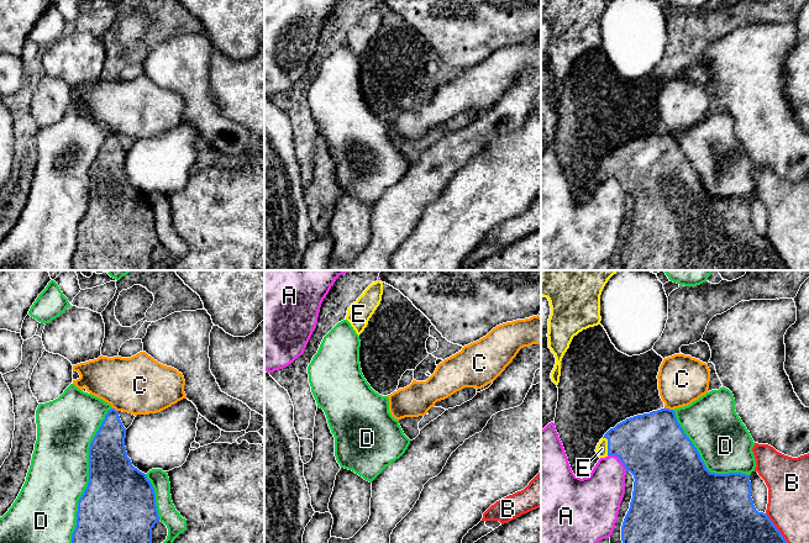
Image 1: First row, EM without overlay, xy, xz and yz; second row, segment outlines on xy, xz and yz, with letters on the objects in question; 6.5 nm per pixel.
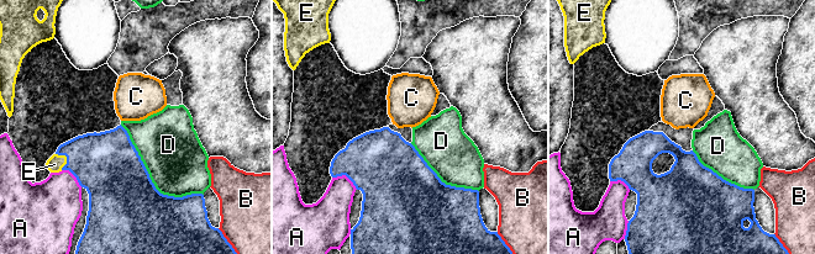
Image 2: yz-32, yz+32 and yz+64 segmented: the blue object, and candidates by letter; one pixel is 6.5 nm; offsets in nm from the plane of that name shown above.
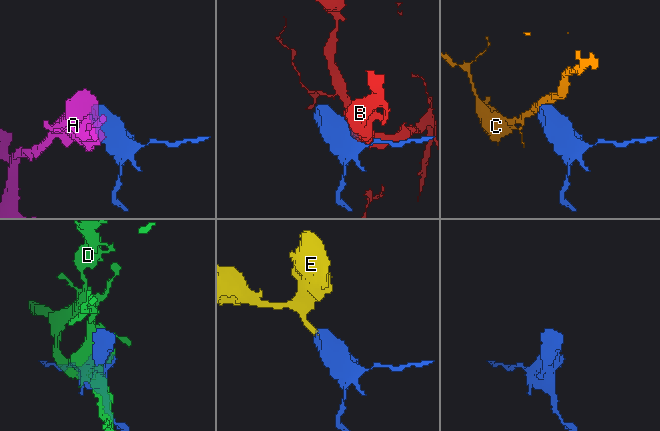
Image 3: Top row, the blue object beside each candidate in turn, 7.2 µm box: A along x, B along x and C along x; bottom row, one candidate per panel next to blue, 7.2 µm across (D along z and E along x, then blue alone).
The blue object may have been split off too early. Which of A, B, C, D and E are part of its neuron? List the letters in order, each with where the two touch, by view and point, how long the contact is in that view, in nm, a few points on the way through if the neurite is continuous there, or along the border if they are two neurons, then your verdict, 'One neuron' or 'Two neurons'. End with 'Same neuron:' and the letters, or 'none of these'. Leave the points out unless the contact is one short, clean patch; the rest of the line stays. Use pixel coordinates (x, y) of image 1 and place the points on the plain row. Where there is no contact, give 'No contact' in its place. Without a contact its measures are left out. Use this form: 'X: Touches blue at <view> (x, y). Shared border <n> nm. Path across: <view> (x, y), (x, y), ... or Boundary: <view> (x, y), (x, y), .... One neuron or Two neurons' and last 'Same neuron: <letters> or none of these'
A: Touches blue at yz (619, 183). Shared border 170 nm. Two neurons
B: Touches blue at yz (777, 253). Shared border 280 nm. Two neurons
C: Touches blue at yz (668, 132). Shared border 60 nm. Boundary: yz (665, 130), (672, 133). Two neurons
D: Touches blue at xy (89, 200). Shared border 950 nm. Two neurons
E: Touches blue at yz (608, 169). Shared border 120 nm. Path across: yz (646, 168), (608, 169), (602, 172). One neuron
Same neuron: E

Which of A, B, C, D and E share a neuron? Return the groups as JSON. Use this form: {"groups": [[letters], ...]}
{"groups": [["A"], ["B"], ["C"], ["D"], ["E"]]}

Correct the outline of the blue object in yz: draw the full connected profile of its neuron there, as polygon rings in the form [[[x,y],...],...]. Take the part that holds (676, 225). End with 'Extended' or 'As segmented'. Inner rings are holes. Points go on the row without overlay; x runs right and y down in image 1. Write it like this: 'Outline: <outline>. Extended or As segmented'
Outline: [[[664,131],[626,142],[604,158],[595,175],[599,181],[618,180],[635,202],[630,232],[621,249],[624,270],[789,270],[767,237],[756,233],[750,199],[710,196],[673,133]]]. Extended

